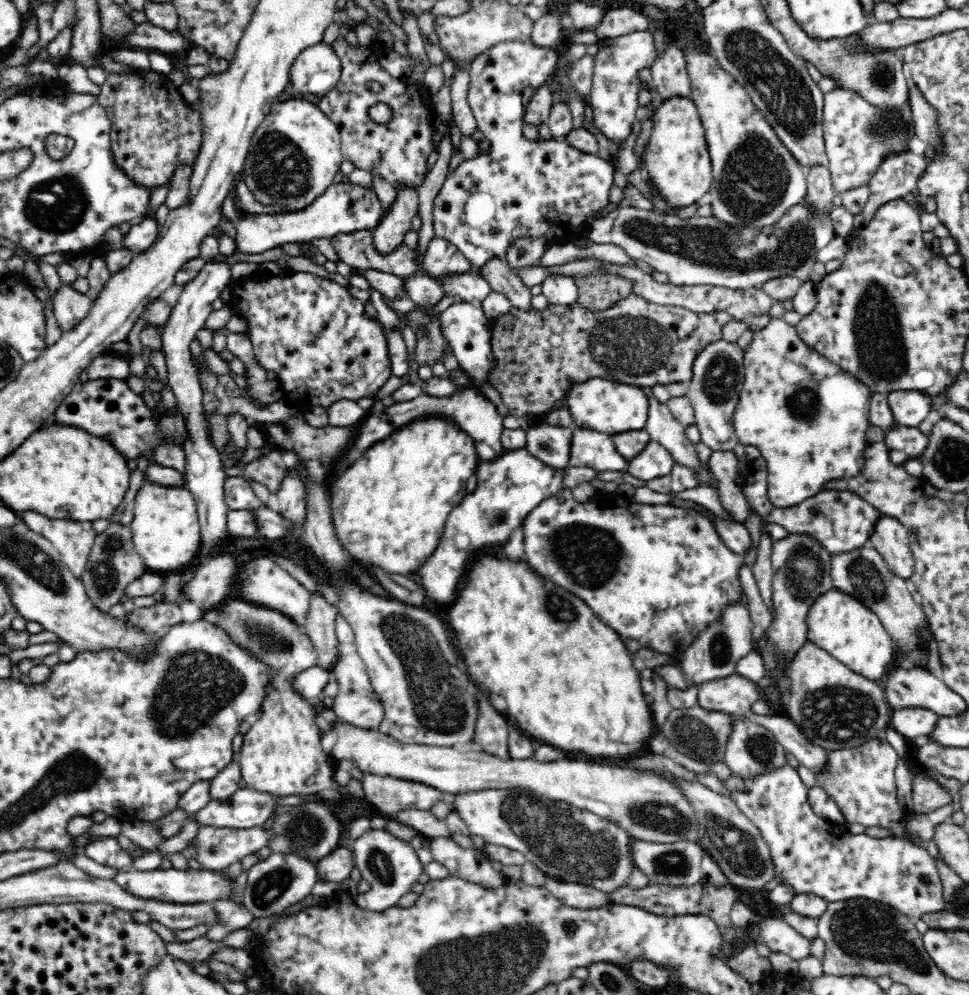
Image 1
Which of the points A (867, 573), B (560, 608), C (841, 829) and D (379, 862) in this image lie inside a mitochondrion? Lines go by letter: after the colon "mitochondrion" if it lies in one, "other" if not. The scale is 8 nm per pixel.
A: mitochondrion
B: mitochondrion
C: other
D: mitochondrion

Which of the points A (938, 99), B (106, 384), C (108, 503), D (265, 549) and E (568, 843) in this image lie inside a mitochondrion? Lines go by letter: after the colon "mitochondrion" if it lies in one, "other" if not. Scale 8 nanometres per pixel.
A: other
B: other
C: other
D: other
E: mitochondrion

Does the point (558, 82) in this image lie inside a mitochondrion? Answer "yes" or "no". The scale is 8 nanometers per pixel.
no

